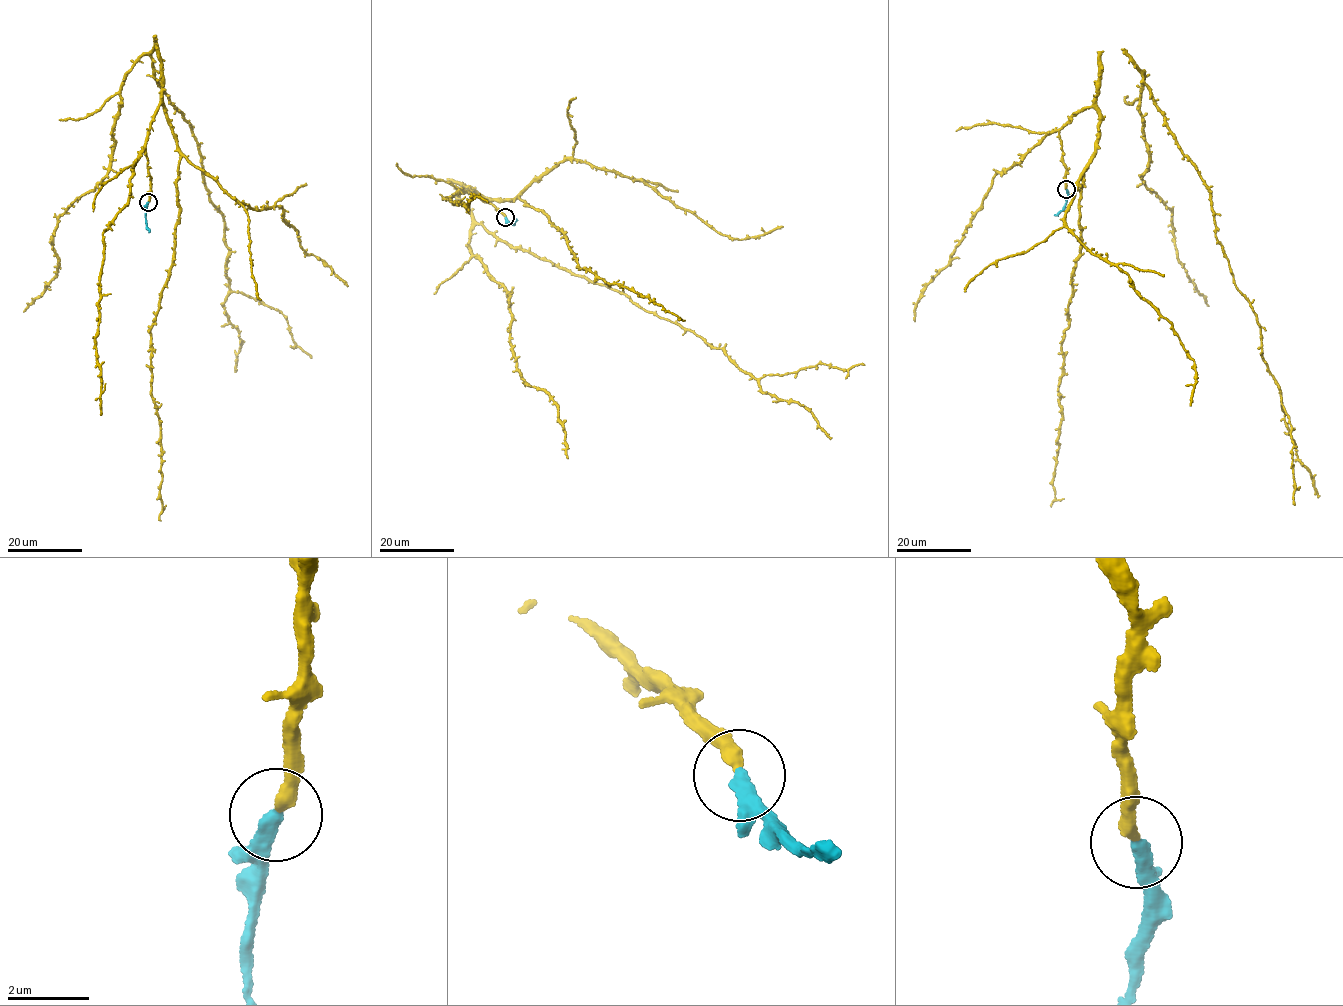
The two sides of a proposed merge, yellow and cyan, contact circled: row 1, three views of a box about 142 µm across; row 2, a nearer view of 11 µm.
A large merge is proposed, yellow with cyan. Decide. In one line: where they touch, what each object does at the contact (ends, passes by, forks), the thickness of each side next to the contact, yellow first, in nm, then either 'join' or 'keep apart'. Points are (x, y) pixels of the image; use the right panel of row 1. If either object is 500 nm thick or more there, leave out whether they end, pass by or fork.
(1066, 189) | yellow ends | cyan ends | 320/380 nm | join

